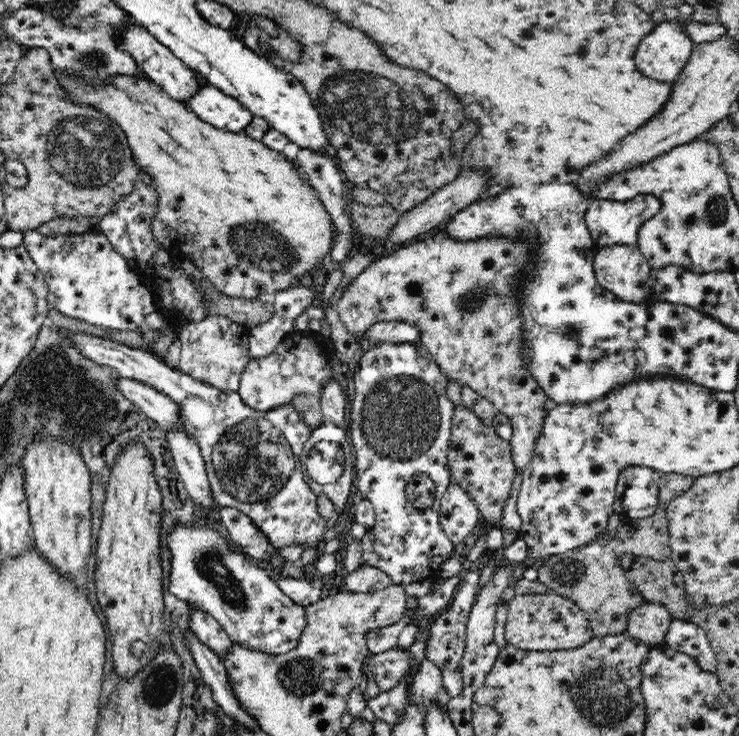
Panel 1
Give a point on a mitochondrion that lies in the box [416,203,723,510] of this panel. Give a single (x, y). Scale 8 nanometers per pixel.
(472, 302)

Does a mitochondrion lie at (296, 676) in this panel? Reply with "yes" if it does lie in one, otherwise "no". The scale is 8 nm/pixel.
yes

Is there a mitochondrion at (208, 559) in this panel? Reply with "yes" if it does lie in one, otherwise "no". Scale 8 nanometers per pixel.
yes

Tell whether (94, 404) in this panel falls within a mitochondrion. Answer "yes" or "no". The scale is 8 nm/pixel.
yes

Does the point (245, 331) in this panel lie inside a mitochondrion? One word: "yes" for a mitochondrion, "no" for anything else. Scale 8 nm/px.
no

